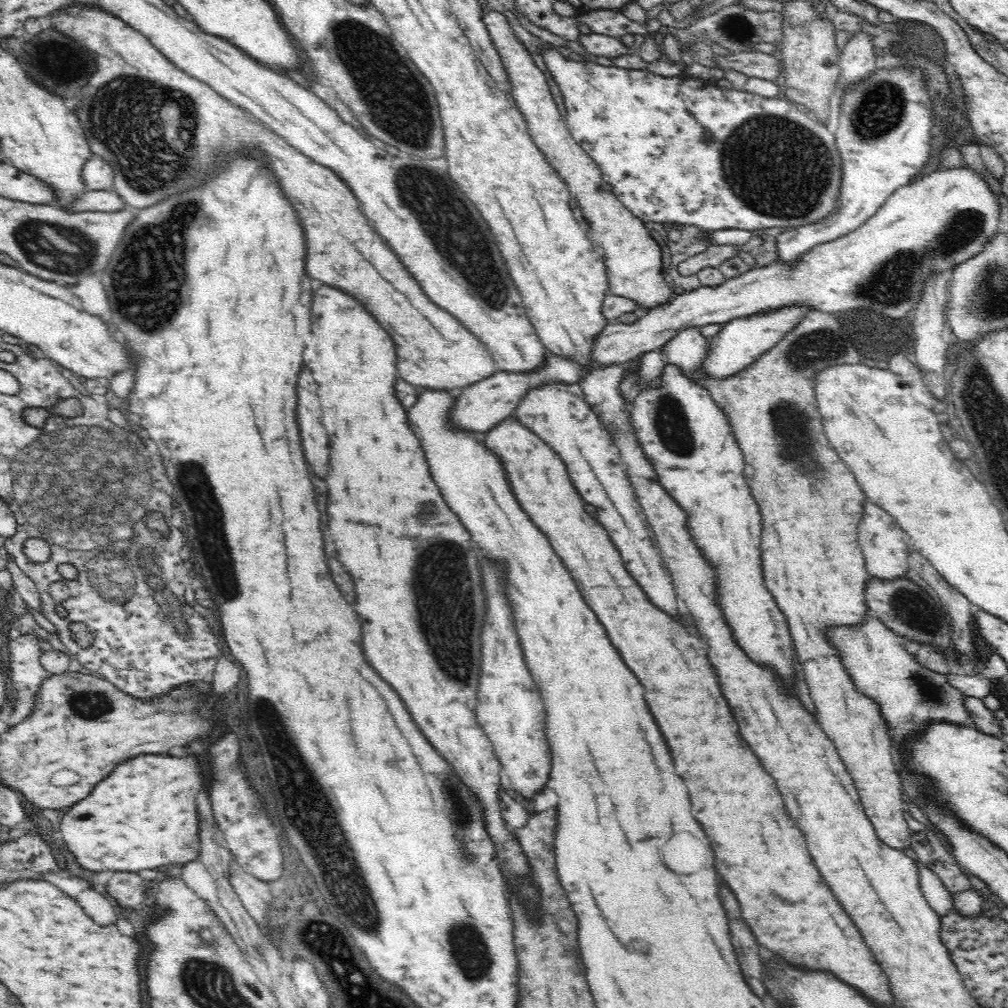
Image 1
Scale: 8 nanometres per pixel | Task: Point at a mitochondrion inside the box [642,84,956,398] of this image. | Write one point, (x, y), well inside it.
(791, 181)

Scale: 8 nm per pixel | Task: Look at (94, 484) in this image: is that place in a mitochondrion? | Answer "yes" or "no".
yes

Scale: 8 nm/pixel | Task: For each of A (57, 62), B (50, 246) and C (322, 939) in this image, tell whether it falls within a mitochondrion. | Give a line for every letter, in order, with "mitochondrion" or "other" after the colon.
A: mitochondrion
B: mitochondrion
C: mitochondrion

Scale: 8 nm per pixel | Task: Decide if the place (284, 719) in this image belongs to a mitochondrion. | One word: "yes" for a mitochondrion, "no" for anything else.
yes

